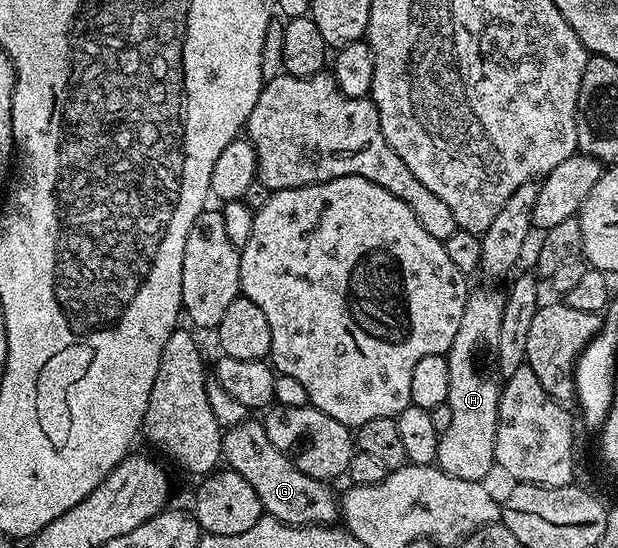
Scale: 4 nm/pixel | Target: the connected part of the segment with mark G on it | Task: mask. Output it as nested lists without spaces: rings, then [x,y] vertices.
[[[249,418],[237,426],[226,429],[223,435],[222,459],[232,472],[241,474],[249,486],[253,486],[257,498],[261,498],[261,506],[266,515],[277,518],[286,524],[317,524],[331,526],[340,519],[341,500],[331,489],[330,483],[309,478],[309,474],[301,474],[273,442],[269,442],[269,434],[265,434],[262,423],[258,419]]]

